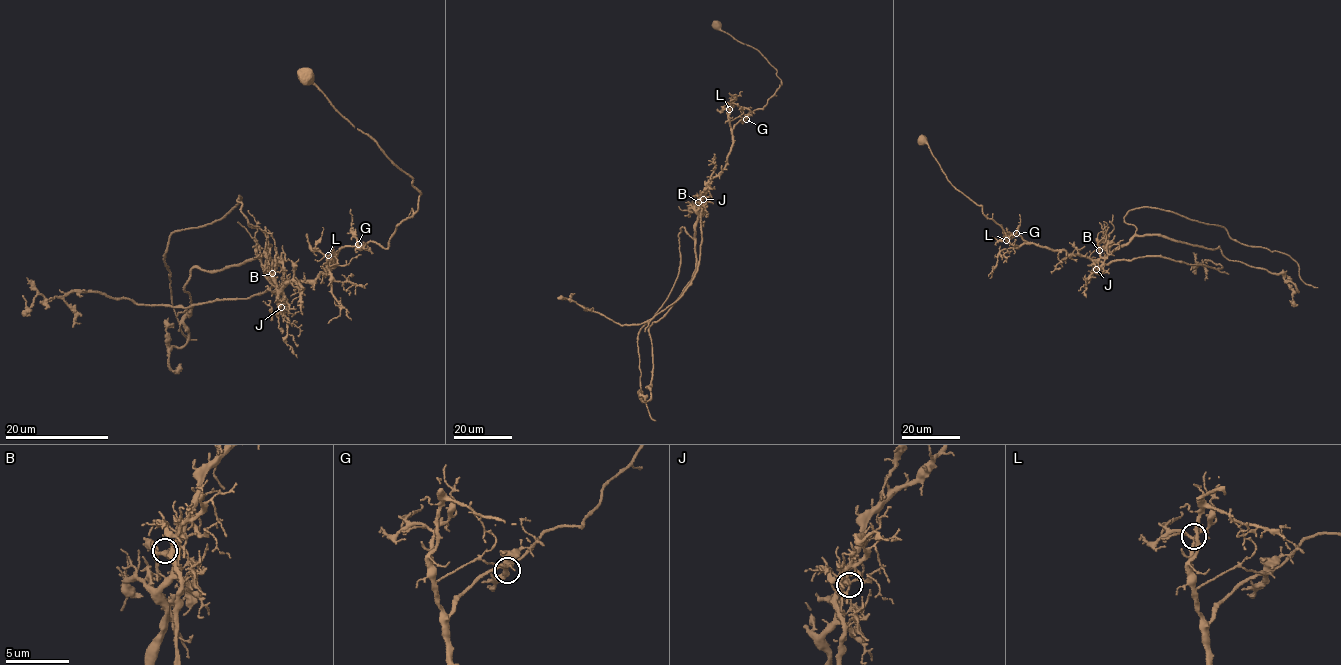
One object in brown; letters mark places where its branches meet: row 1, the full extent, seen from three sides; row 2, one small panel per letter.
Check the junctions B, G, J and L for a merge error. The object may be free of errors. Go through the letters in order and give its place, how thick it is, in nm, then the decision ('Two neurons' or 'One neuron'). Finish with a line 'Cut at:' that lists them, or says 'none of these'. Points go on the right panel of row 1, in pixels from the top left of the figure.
B: Place: (1099, 250). Thickness 360 nm. One neuron
G: Place: (1016, 233). Thickness 300 nm. One neuron
J: Place: (1096, 269). Thickness 280 nm. Two neurons
L: Place: (1006, 240). Thickness 240 nm. One neuron
Cut at: J

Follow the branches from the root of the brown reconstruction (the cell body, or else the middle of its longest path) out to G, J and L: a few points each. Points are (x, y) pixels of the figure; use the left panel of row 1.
G: (272, 273), (271, 281), (279, 290), (294, 281), (312, 281), (333, 266), (342, 247), (358, 244)
J: (272, 273), (271, 281), (279, 290), (277, 299), (281, 307)
L: (272, 273), (271, 281), (279, 290), (294, 281), (312, 281), (333, 266), (332, 260), (328, 267), (328, 255)

